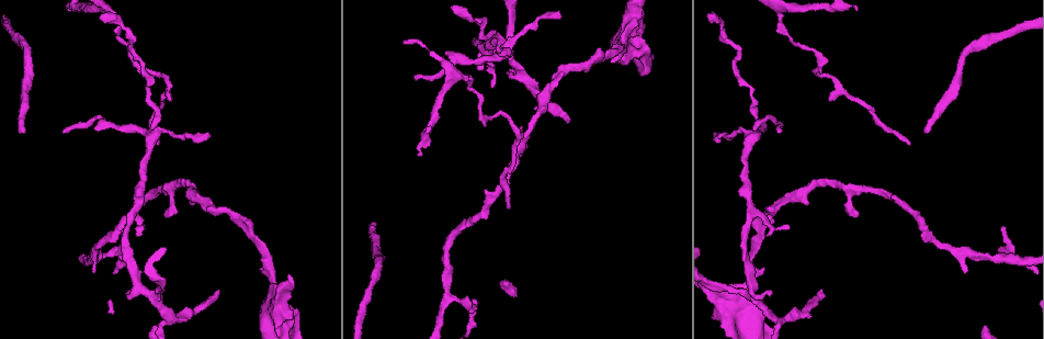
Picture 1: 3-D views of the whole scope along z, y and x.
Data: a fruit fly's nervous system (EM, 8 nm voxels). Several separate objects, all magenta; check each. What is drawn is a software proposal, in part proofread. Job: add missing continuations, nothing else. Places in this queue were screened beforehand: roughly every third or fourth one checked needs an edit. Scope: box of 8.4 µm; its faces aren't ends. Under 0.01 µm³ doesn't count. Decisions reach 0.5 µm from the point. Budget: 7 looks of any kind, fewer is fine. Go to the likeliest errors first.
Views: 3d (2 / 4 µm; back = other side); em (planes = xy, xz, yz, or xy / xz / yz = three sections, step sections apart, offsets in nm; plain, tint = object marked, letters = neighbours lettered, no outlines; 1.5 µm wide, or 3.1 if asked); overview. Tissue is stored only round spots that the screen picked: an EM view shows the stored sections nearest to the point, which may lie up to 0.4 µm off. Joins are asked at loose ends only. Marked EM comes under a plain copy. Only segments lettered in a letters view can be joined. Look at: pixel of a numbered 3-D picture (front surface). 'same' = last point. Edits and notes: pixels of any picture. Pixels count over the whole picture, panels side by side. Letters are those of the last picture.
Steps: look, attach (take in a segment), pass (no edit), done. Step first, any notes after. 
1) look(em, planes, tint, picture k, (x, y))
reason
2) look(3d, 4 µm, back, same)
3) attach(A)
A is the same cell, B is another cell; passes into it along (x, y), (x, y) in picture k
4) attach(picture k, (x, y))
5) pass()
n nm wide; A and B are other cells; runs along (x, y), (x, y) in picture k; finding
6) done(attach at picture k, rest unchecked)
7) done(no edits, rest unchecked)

look(em, yz, step 4, tint, picture 1, (568, 119))
tapers out

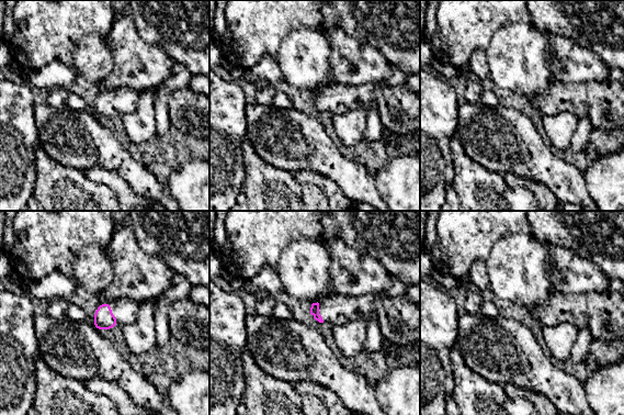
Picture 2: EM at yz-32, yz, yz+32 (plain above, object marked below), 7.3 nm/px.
look(em, planes, letters, same)
cut it another way

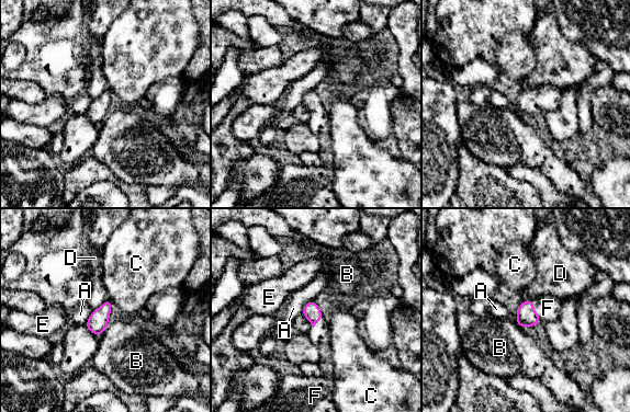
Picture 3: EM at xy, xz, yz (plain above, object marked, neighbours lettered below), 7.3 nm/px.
attach(F)
F is the same cell, A, B, C, D and E are other cells; passes into it along (527, 317), (535, 310), (548, 308) in picture 3; it goes on there

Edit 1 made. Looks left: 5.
look(3d, 4 µm, picture 1, (491, 84))
thin end

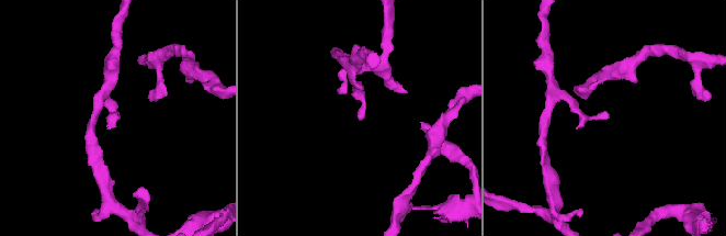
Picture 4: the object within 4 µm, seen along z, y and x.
look(em, xy, step 8, letters, picture 4, (360, 119))
now the EM

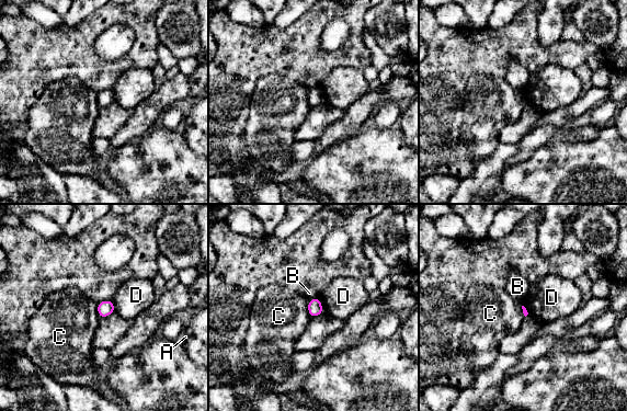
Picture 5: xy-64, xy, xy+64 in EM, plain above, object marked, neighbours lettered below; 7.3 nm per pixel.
pass()
A, B, C and D are other cells; no lettered segment goes on from it

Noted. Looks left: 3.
look(3d, 4 µm, picture 1, (1003, 227))
tapers out

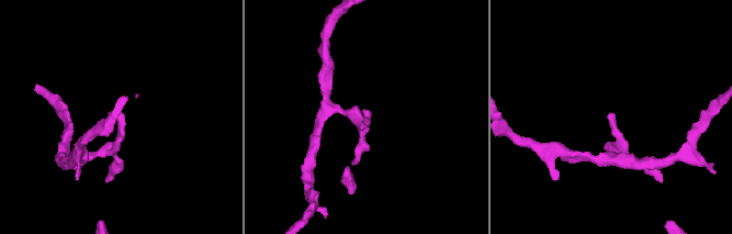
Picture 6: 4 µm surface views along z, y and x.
look(em, xy, step 8, tint, picture 6, (613, 115))
need the tissue

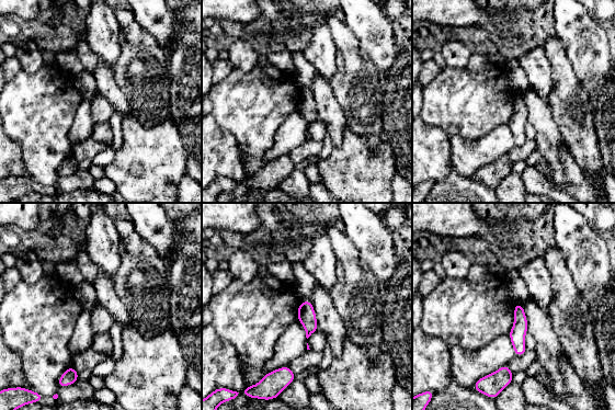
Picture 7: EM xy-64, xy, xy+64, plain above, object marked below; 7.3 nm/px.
look(em, planes, letters, same)

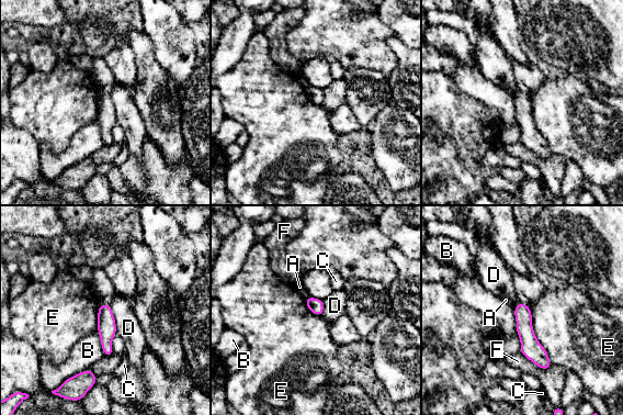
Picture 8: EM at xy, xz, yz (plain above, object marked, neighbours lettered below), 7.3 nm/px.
pass()
A, B, C, D, E and F are other cells; runs along (519, 306), (530, 347), (546, 366) in picture 8; none of them fits

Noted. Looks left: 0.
done(attach at picture 3, rest unchecked)

